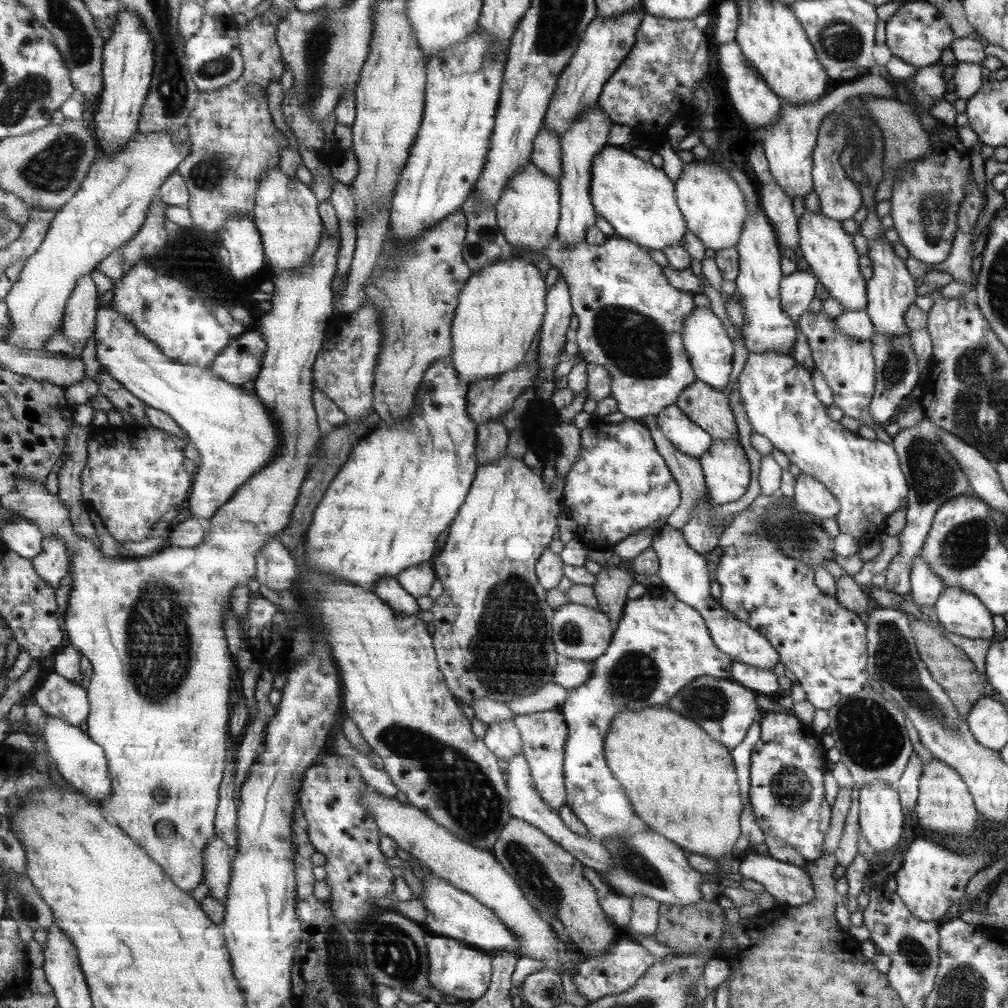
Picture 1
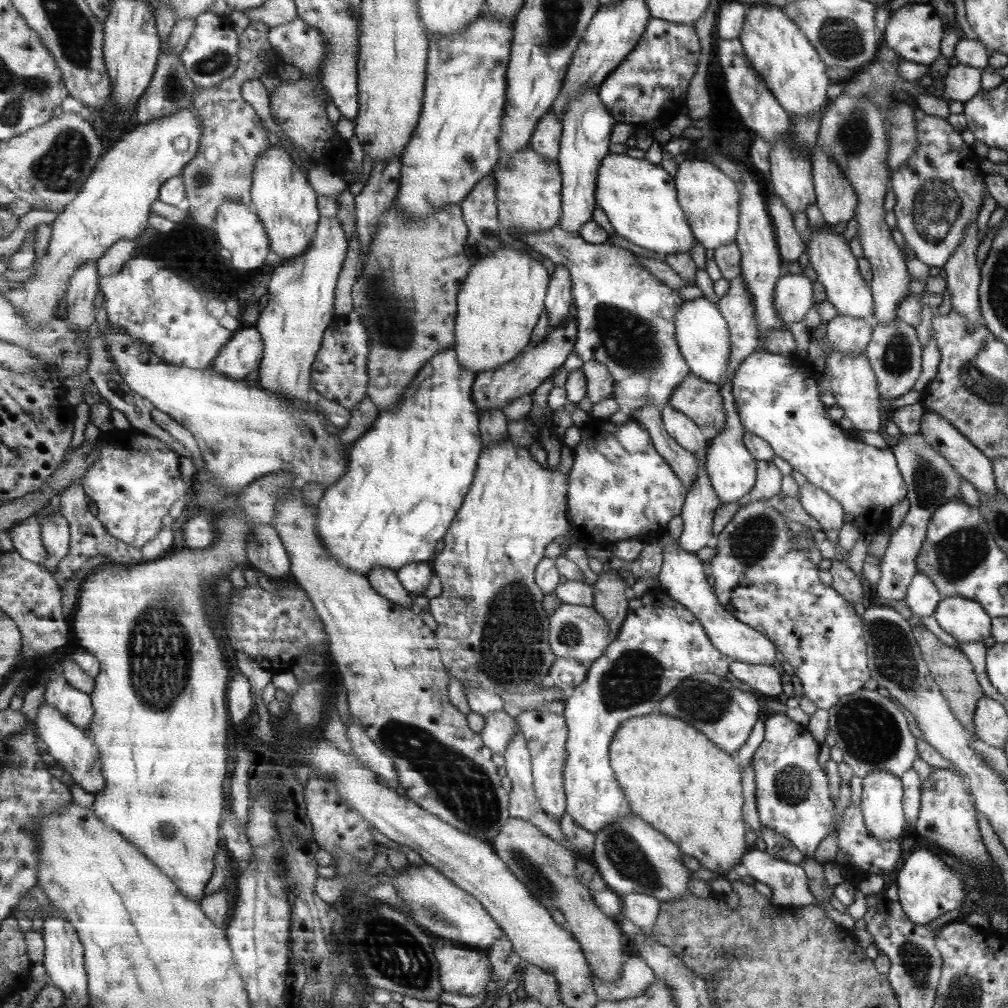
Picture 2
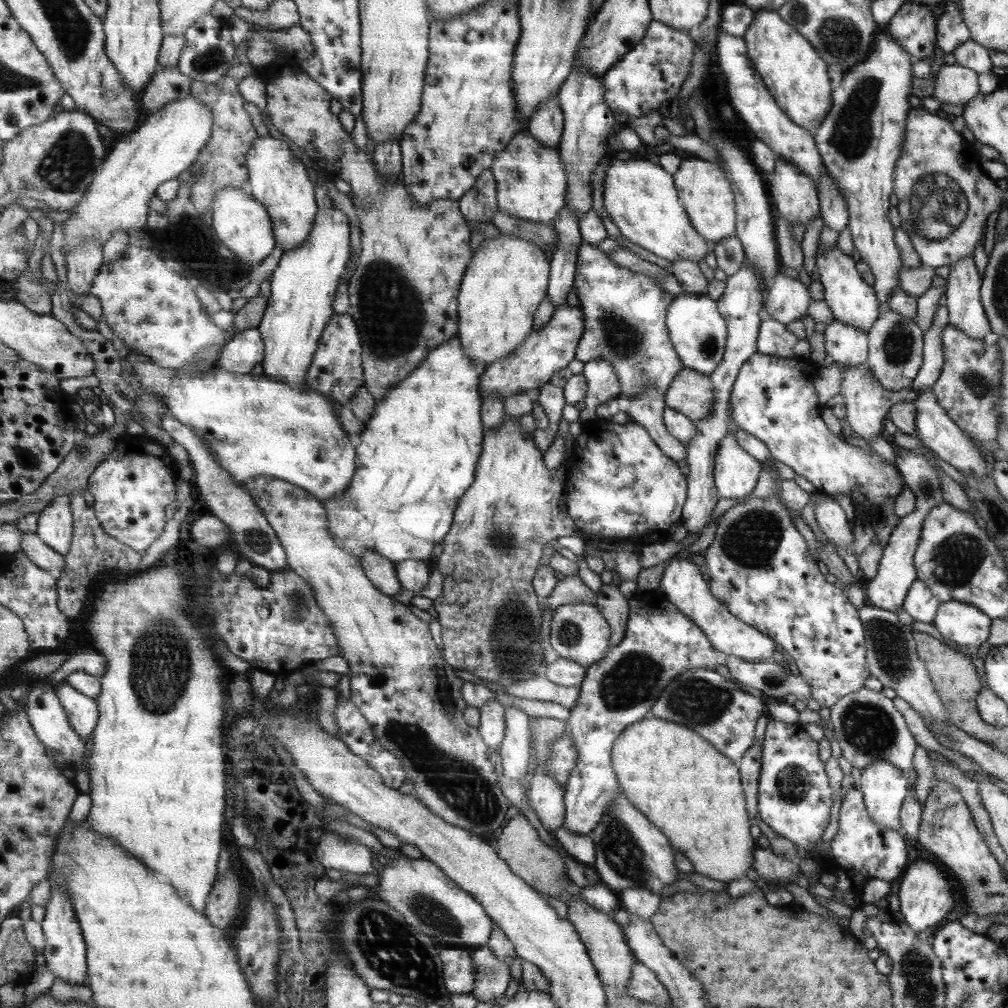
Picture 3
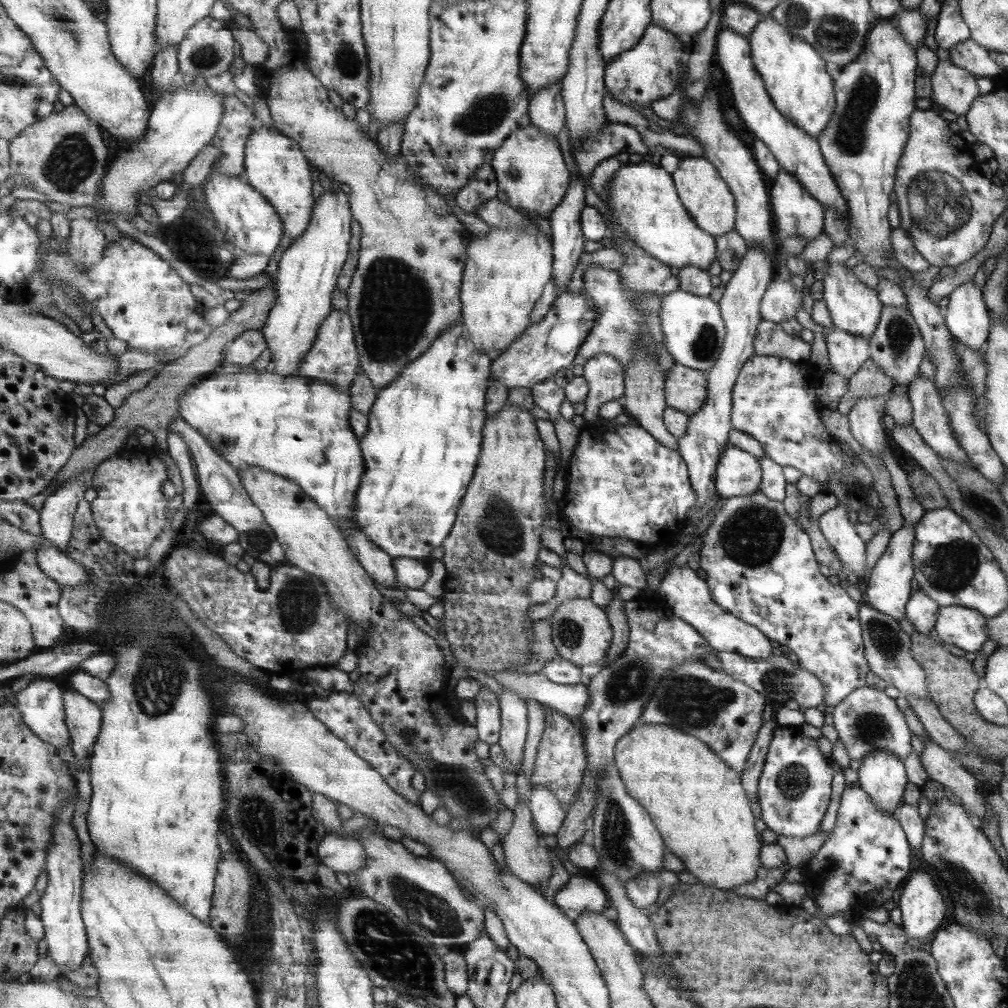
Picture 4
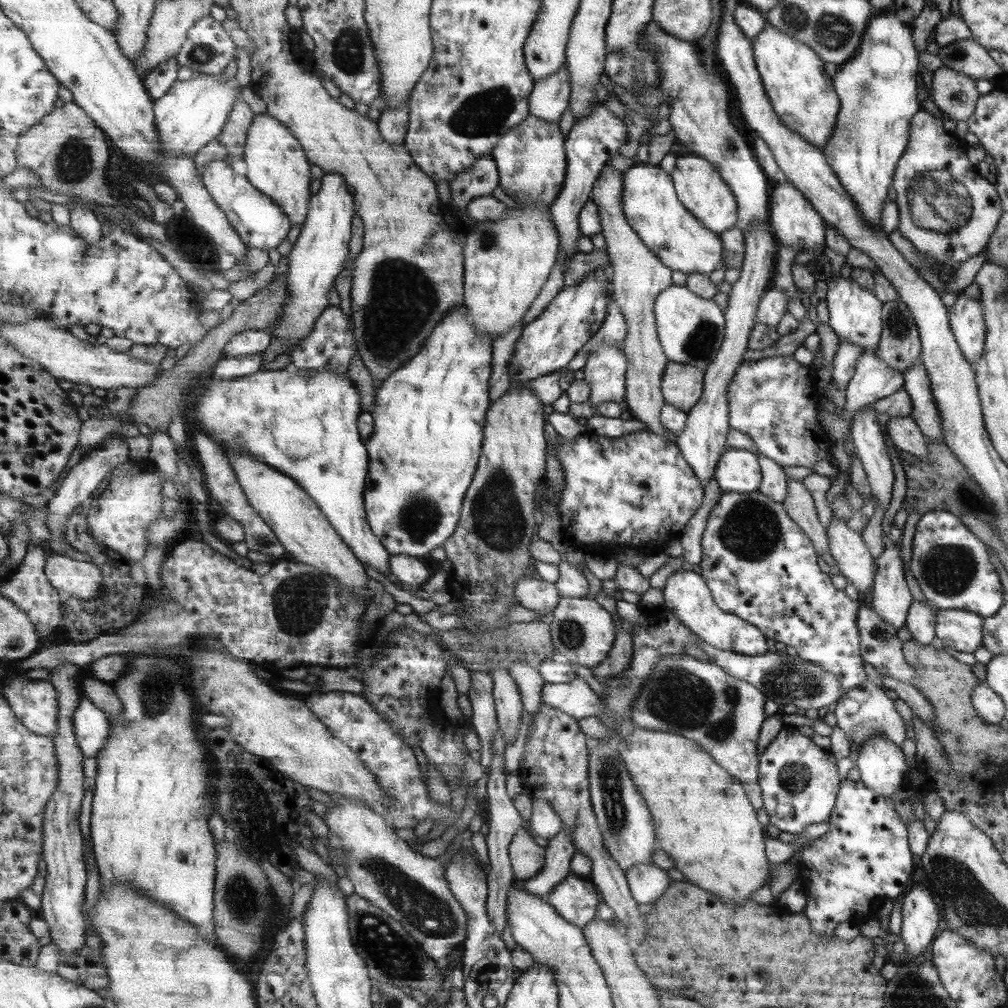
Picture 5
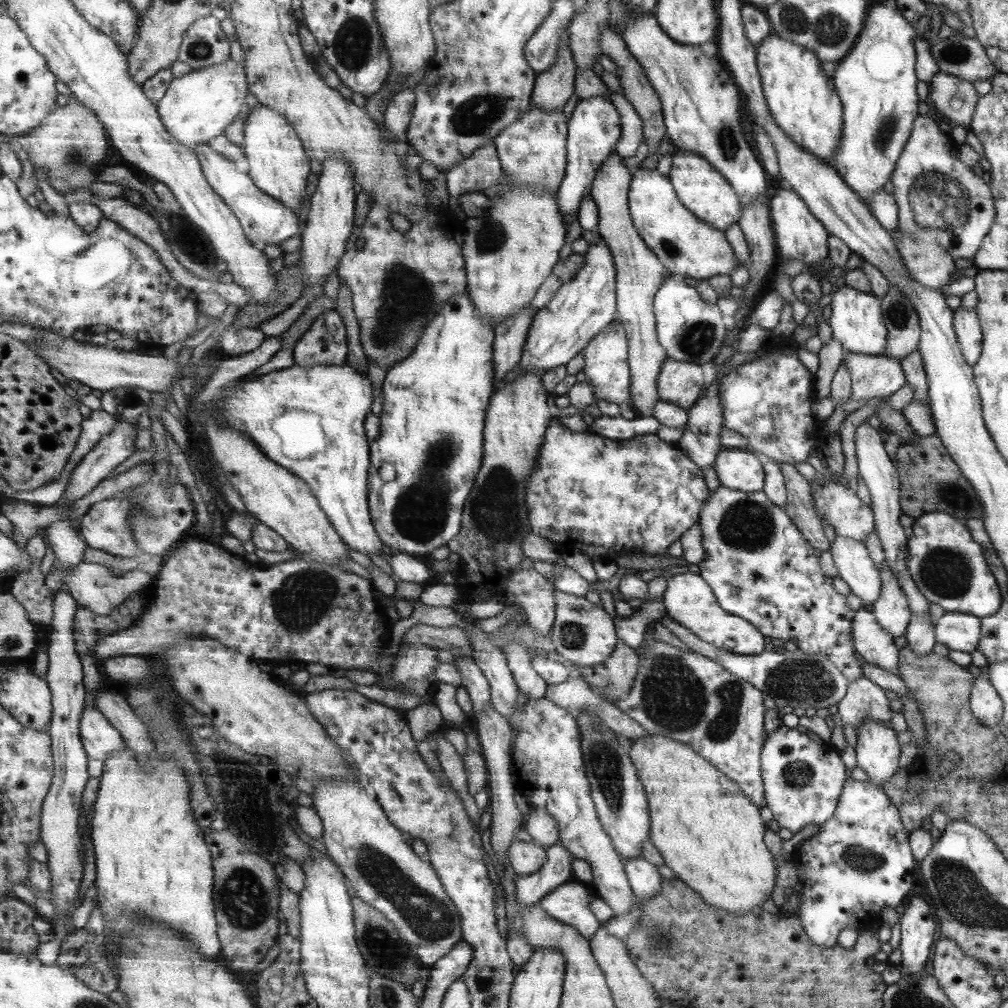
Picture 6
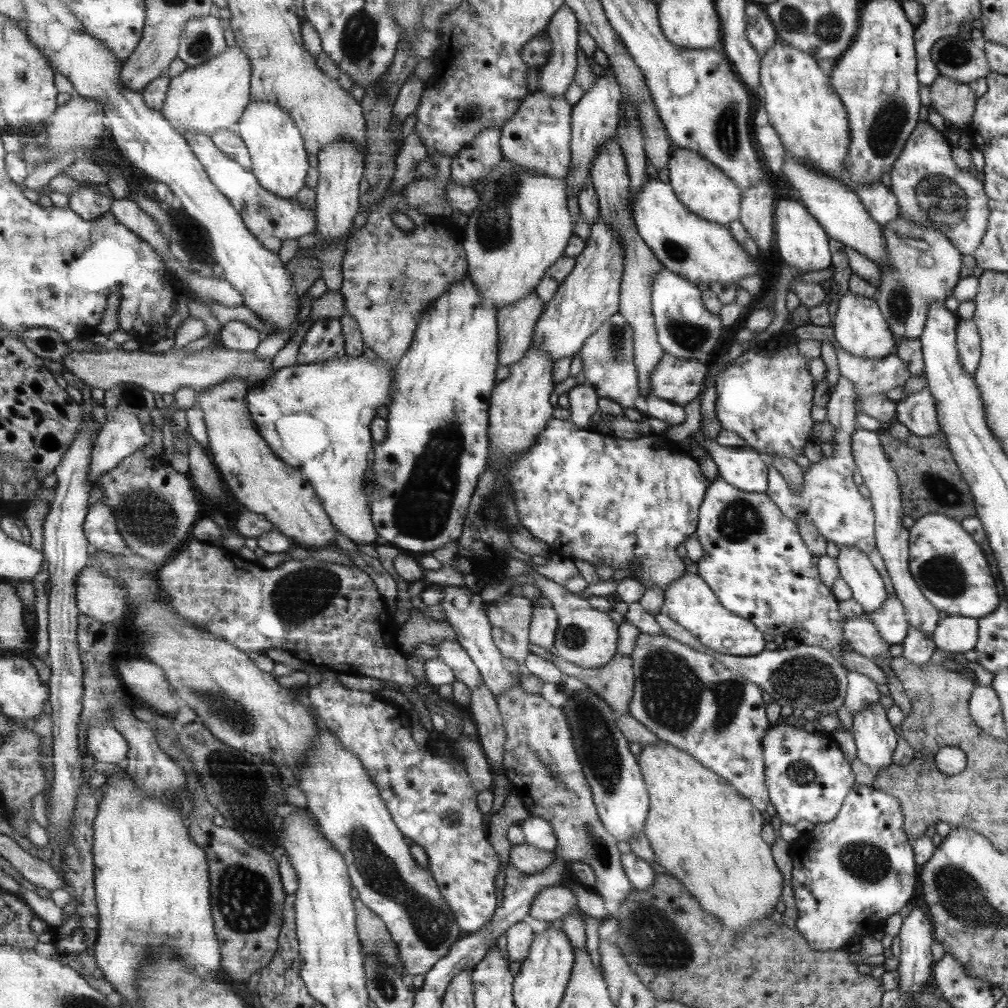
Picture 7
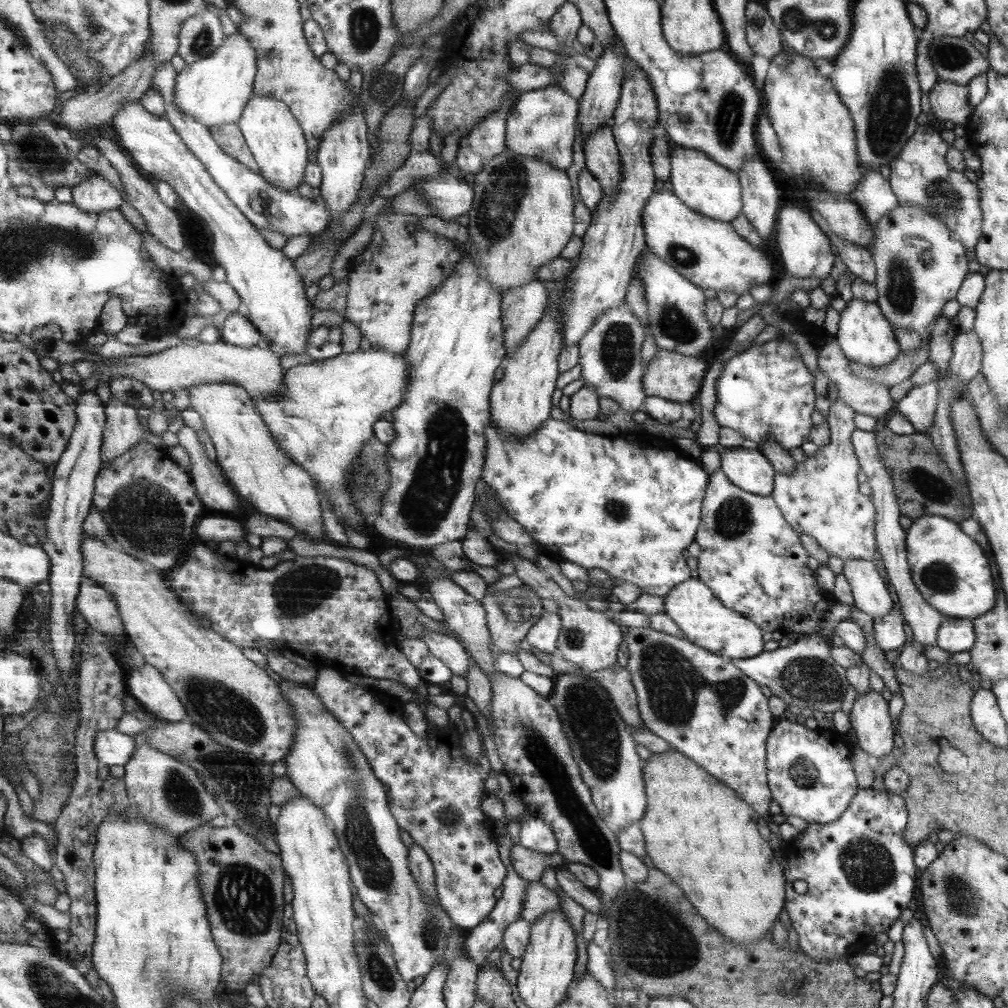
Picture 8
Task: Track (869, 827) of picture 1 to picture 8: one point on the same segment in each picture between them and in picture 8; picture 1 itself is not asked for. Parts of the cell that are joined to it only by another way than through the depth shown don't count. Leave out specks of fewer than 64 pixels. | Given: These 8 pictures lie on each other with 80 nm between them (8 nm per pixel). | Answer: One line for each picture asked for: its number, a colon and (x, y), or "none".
2: (880, 802)
3: (883, 786)
4: (881, 775)
5: (880, 764)
6: (877, 753)
7: (874, 739)
8: (869, 720)

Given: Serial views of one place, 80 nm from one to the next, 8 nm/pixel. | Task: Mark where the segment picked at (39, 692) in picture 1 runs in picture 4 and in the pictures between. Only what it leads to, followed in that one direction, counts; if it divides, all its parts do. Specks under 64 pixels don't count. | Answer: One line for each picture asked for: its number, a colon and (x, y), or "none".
2: (77, 705)
3: (83, 711)
4: (84, 718)

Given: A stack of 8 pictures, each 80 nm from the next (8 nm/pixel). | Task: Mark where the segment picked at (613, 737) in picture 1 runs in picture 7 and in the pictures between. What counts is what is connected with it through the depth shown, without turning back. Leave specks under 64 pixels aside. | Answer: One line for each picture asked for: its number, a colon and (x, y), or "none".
2: (675, 779)
3: (686, 786)
4: (704, 816)
5: (703, 819)
6: (708, 832)
7: (702, 831)

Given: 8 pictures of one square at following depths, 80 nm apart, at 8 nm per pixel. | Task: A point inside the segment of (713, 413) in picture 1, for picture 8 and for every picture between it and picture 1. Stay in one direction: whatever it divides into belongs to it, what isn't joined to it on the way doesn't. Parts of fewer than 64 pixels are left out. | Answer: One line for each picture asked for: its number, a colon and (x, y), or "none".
2: (700, 401)
3: (691, 393)
4: (684, 389)
5: (681, 385)
6: (679, 383)
7: (676, 380)
8: (671, 376)

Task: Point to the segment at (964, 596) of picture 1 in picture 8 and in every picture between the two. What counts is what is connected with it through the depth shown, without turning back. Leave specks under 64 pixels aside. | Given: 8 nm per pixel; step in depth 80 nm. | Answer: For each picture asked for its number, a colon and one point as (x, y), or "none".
2: (965, 620)
3: (964, 624)
4: (966, 628)
5: (962, 631)
6: (956, 630)
7: (953, 633)
8: (954, 635)

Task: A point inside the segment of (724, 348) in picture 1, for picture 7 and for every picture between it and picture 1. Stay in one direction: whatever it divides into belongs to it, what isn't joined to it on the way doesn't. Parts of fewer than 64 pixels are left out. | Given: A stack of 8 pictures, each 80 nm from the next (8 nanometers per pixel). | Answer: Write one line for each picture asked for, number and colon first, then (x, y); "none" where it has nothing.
2: (702, 334)
3: (698, 332)
4: (693, 328)
5: (690, 329)
6: (691, 330)
7: (685, 329)

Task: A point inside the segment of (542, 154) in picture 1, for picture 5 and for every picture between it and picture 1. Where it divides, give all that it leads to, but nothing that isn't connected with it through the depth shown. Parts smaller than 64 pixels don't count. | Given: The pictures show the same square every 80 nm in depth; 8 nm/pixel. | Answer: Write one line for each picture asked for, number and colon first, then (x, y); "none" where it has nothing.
2: (545, 140)
3: (546, 126)
4: (545, 108)
5: (549, 98)

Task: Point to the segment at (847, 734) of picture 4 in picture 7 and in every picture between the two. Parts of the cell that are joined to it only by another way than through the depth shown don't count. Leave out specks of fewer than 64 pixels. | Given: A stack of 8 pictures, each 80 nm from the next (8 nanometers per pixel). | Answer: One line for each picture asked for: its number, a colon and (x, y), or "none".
5: (863, 711)
6: (863, 699)
7: (861, 691)

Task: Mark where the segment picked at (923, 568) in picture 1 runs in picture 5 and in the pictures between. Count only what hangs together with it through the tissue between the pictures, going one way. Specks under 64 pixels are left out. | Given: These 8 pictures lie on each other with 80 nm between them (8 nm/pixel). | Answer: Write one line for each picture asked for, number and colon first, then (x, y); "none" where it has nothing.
2: (921, 598)
3: (919, 603)
4: (920, 610)
5: (920, 619)

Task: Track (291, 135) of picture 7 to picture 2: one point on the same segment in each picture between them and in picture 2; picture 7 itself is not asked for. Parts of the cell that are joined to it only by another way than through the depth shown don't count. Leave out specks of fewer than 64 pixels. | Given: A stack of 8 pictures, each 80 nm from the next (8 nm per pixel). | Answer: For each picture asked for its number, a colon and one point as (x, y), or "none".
2: (283, 196)
3: (280, 182)
4: (276, 165)
5: (277, 165)
6: (278, 162)

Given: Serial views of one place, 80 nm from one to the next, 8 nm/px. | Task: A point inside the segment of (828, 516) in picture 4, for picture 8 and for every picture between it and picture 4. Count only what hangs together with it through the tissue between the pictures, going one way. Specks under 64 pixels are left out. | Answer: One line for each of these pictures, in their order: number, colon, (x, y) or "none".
5: (852, 559)
6: (855, 568)
7: (867, 589)
8: (870, 595)

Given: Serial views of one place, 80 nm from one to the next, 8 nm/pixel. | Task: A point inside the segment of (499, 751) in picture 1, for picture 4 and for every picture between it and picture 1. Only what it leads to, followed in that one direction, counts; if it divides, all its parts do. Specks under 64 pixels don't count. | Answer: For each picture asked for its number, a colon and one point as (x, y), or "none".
2: (498, 729)
3: (491, 728)
4: (487, 706)

